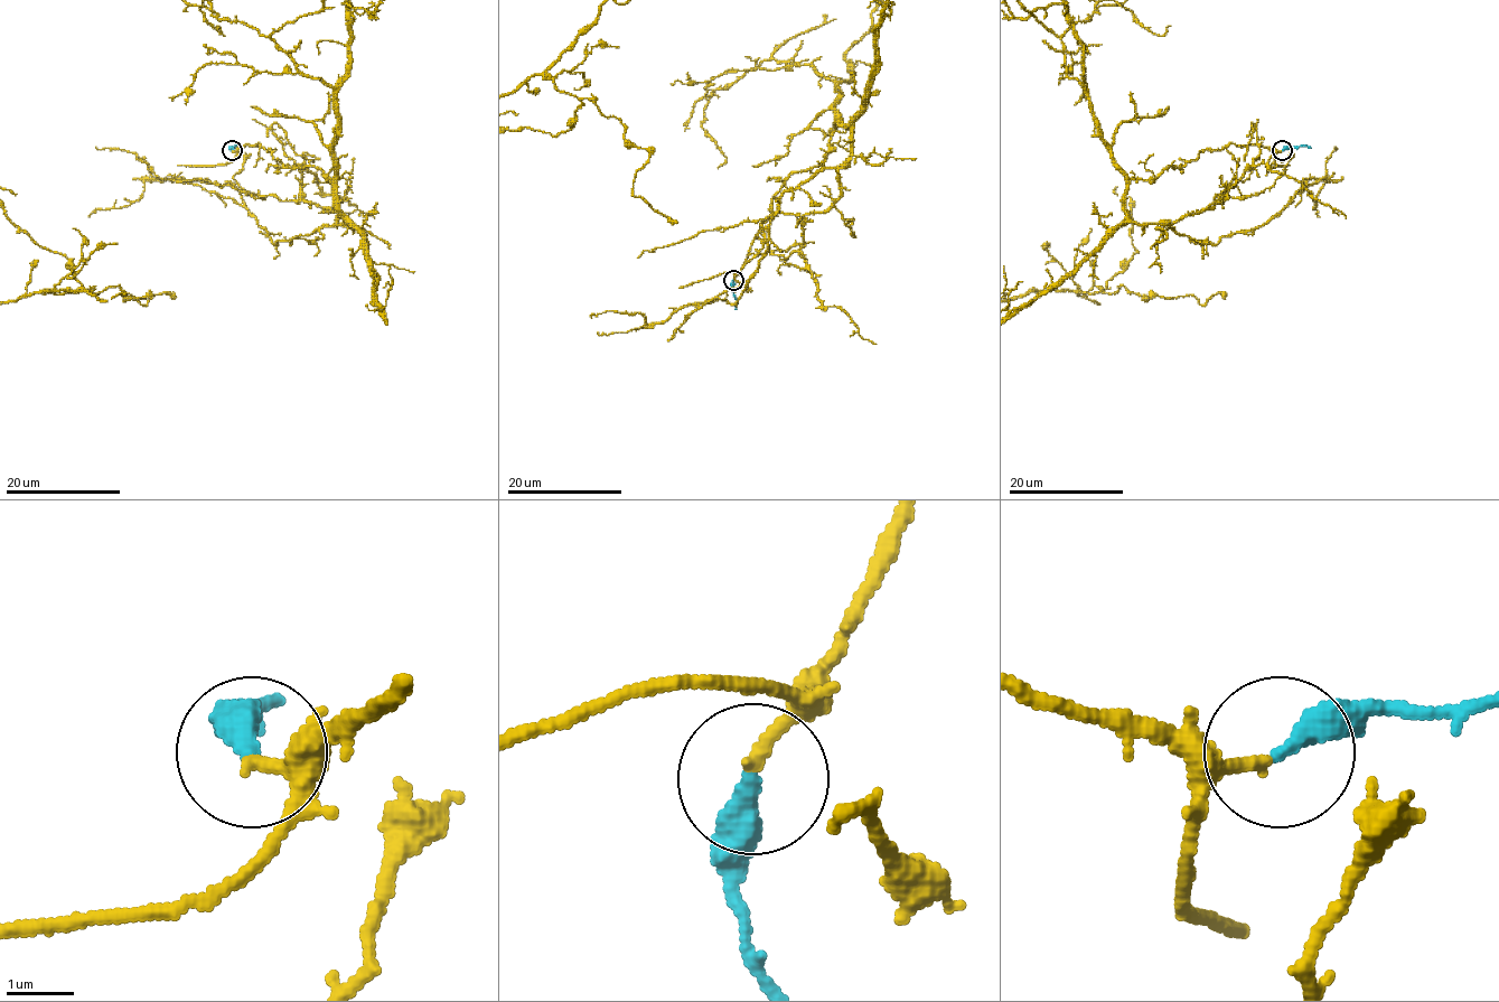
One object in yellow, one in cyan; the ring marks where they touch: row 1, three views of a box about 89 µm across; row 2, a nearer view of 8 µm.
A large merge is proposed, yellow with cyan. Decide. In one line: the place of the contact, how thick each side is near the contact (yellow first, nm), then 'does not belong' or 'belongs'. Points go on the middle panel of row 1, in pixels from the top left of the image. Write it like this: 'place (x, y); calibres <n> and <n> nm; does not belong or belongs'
place (733, 280); calibres 190 and 360 nm; belongs

